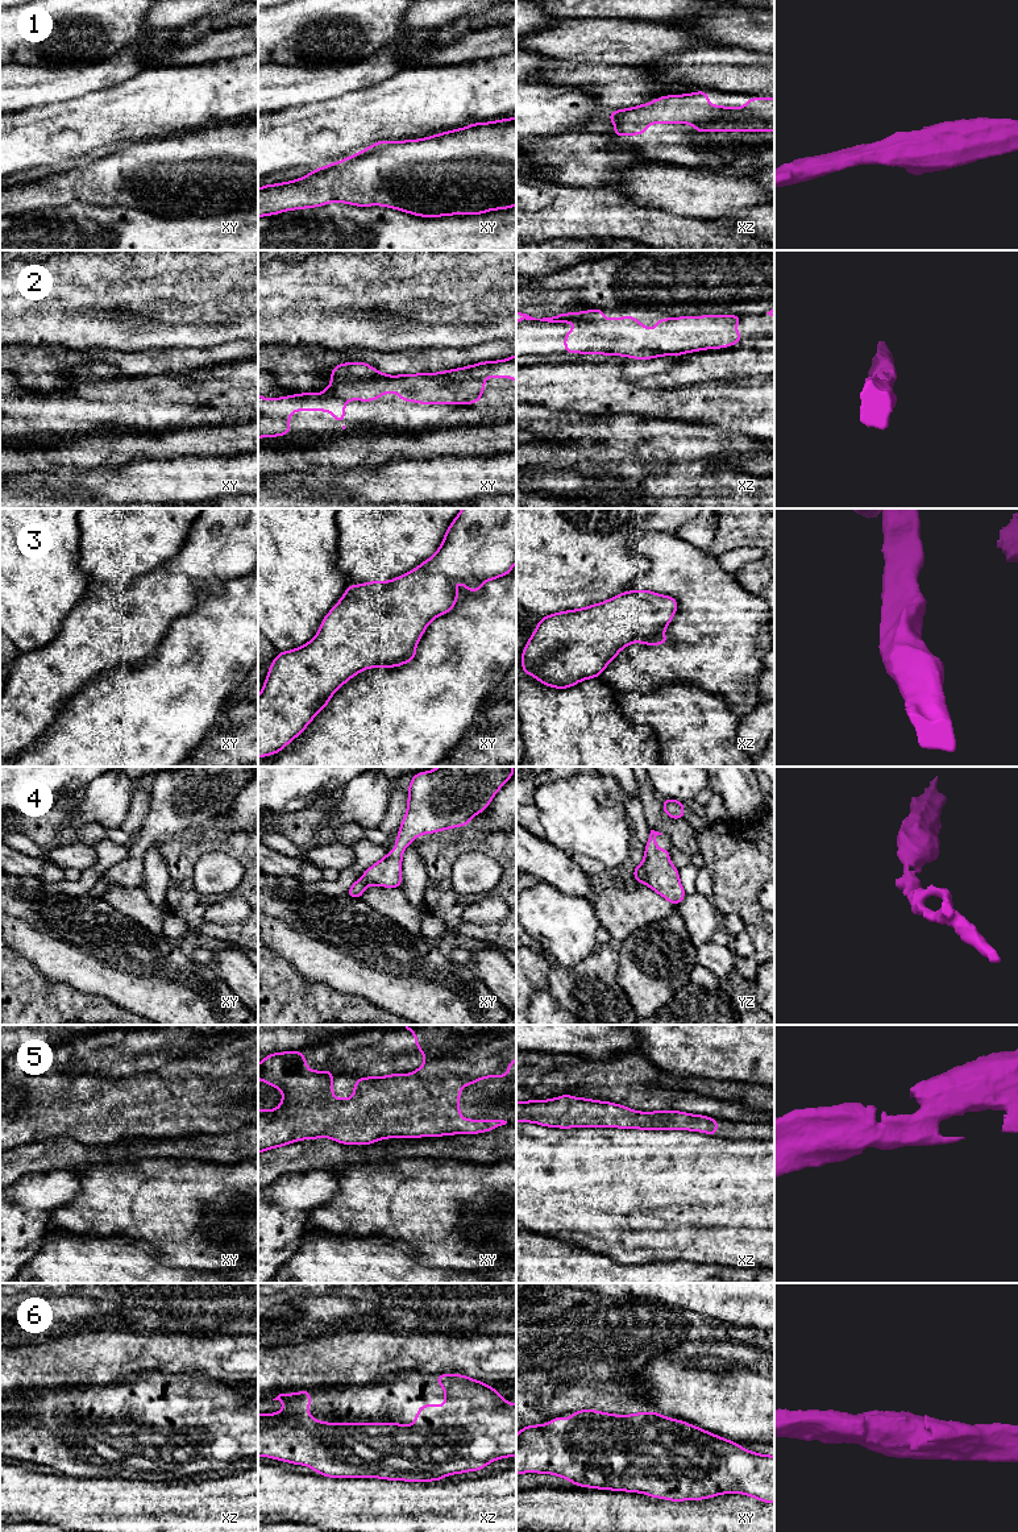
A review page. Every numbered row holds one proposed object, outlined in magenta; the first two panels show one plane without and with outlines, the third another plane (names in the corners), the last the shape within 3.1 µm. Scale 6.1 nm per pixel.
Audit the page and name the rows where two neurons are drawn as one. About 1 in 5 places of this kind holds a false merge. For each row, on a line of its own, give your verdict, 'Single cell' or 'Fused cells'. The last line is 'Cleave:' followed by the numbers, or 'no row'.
1: Single cell
2: Single cell
3: Fused cells
4: Single cell
5: Single cell
6: Single cell
Cleave: 3

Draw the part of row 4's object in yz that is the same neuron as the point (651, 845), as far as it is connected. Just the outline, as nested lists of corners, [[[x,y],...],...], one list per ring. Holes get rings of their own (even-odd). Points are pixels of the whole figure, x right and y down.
[[[651,830],[649,839],[645,843],[647,851],[643,863],[632,868],[632,872],[636,883],[645,883],[648,888],[677,906],[686,897],[686,893],[681,885],[678,869],[669,859],[669,847],[656,848],[657,835],[662,834]]]

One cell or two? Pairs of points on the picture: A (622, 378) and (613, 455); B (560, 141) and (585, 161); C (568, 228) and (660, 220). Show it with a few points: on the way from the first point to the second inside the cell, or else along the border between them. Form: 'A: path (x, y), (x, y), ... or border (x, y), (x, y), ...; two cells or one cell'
A: border (586, 414), (636, 414), (648, 419); two cells
B: path (561, 149), (573, 161), (577, 161); one cell
C: path (590, 224), (638, 224); one cell

